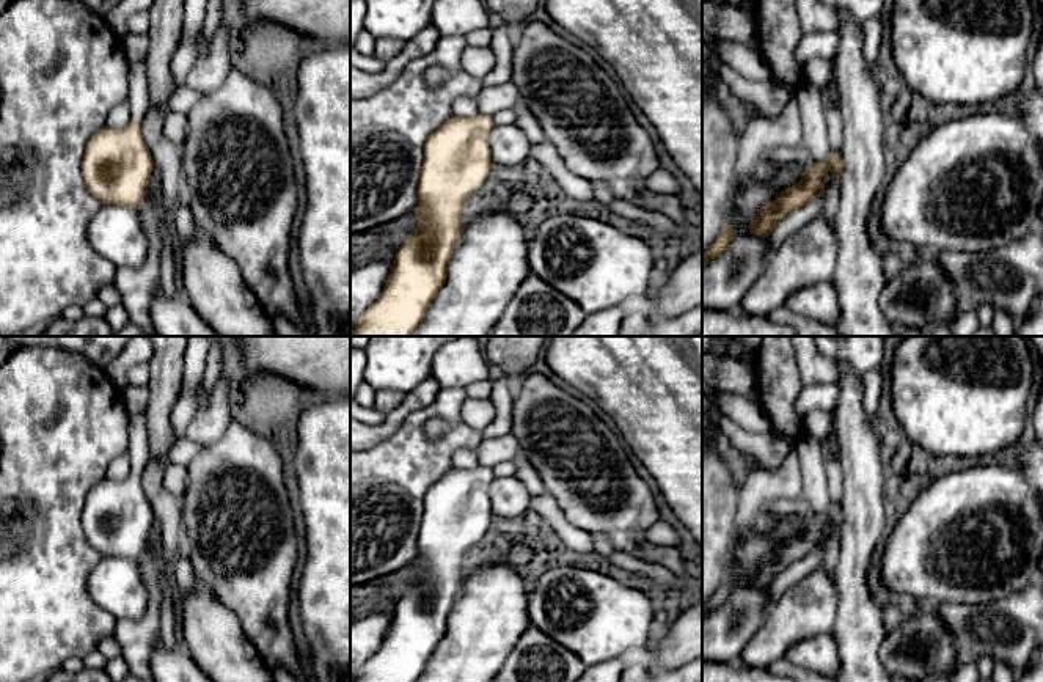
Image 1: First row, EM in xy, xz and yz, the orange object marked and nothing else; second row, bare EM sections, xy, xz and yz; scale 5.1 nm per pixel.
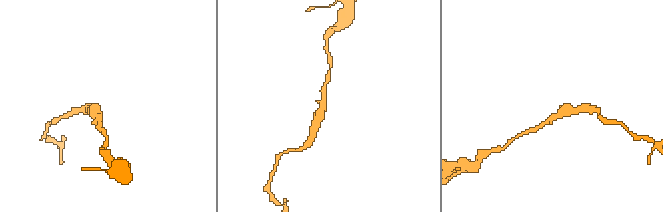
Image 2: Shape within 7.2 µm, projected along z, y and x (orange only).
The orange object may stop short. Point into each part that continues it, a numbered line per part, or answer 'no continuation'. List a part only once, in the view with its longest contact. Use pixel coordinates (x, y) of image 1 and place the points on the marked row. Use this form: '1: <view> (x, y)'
no continuation

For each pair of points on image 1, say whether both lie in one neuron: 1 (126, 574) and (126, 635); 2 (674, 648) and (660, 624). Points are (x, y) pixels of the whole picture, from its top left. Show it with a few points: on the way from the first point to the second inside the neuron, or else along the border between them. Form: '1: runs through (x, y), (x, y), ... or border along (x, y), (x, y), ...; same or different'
1: border along (146, 586), (148, 610), (139, 618), (117, 619); different
2: border along (671, 623), (657, 652), (658, 665); different

